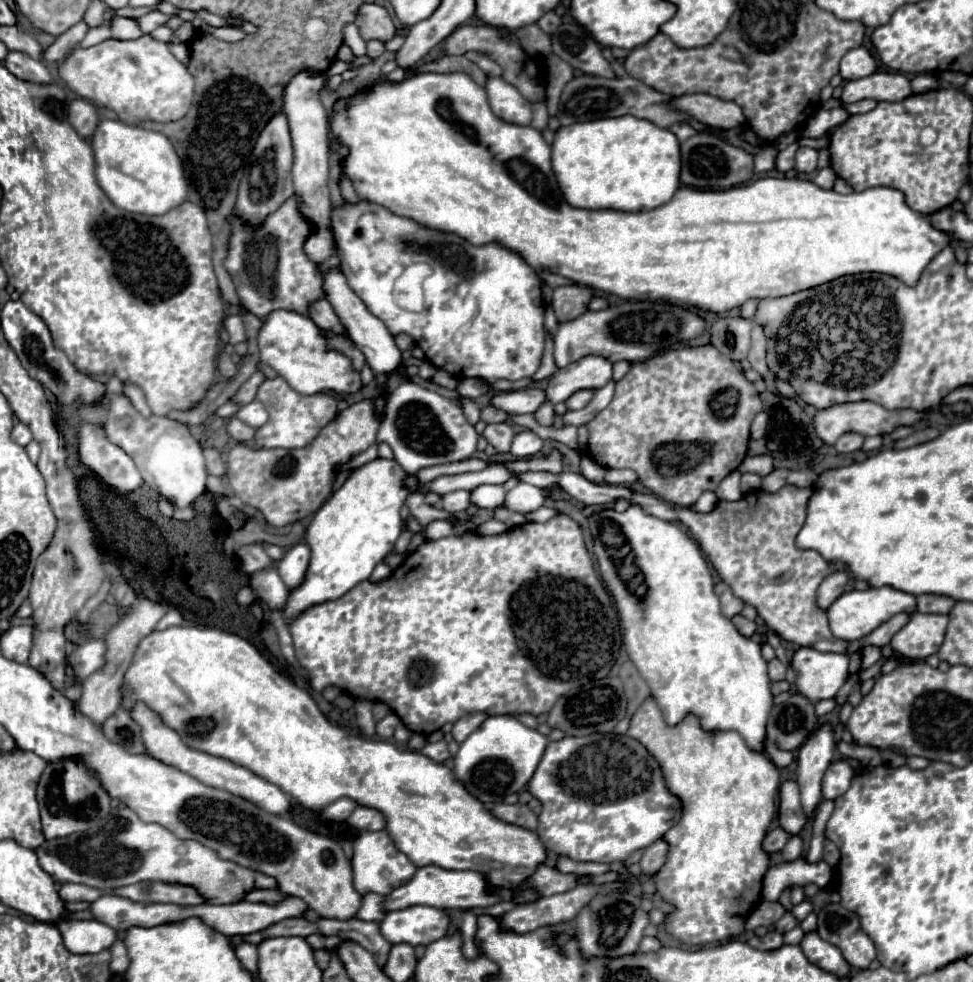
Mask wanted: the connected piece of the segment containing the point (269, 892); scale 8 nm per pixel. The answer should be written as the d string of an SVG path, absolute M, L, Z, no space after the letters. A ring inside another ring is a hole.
M253 888L249 892L245 892L243 900L247 902L265 902L265 904L277 904L281 900L285 900L287 896L279 890L273 890L273 888Z

